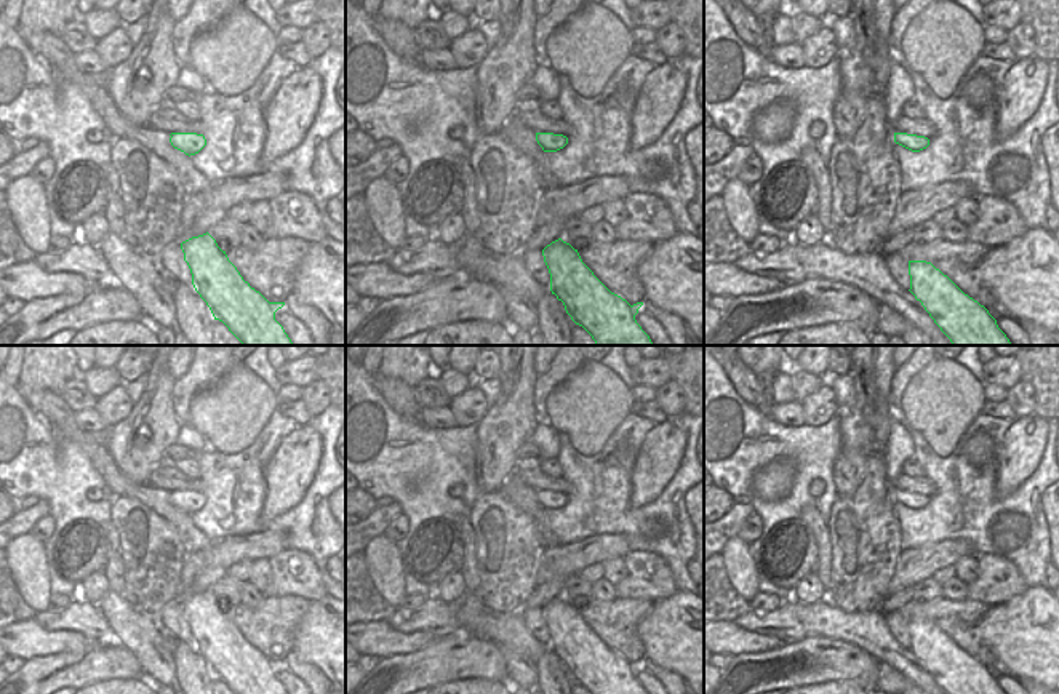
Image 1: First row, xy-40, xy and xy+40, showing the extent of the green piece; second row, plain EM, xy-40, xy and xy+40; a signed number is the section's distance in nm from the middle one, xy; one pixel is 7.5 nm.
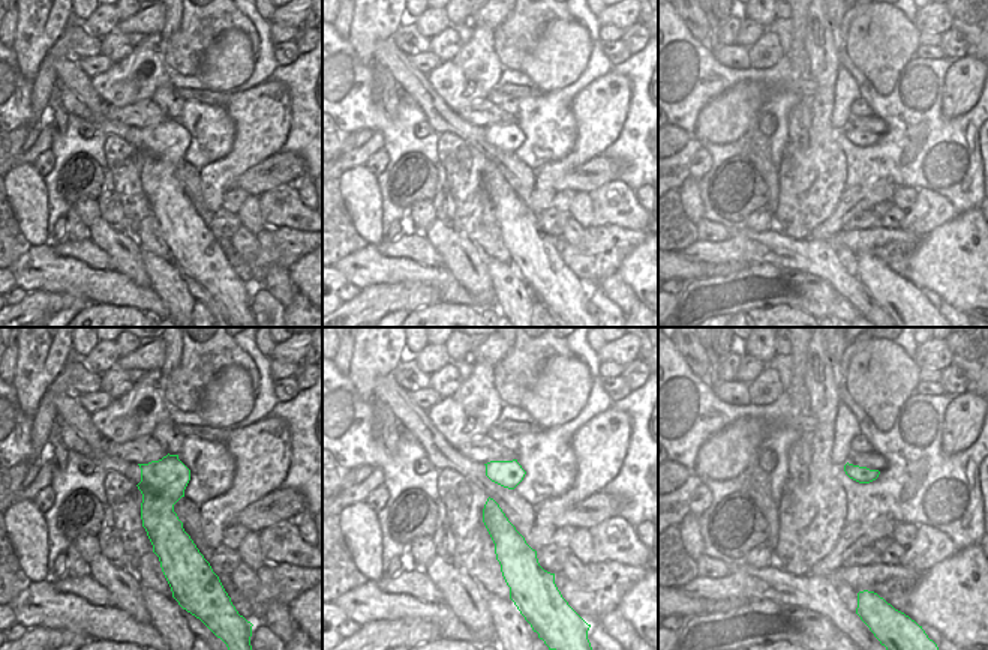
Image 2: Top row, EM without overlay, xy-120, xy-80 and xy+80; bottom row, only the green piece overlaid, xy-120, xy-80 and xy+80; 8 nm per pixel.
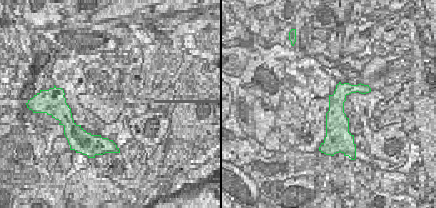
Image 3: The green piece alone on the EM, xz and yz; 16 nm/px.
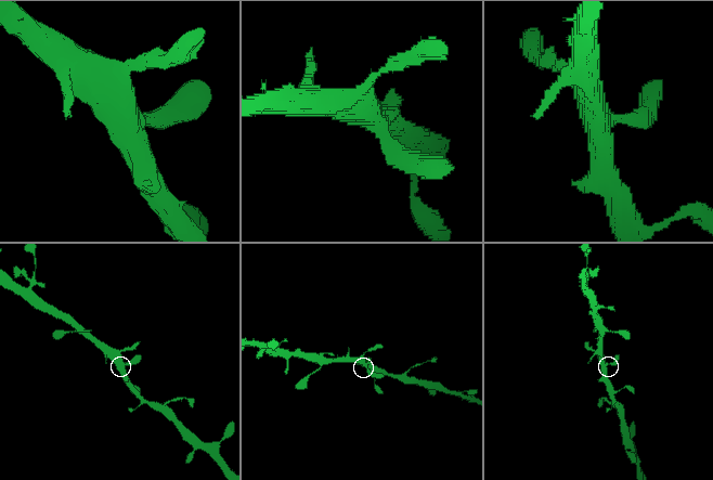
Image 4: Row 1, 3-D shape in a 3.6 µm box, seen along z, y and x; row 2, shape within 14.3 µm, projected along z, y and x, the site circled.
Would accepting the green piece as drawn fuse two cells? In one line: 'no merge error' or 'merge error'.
no merge error

